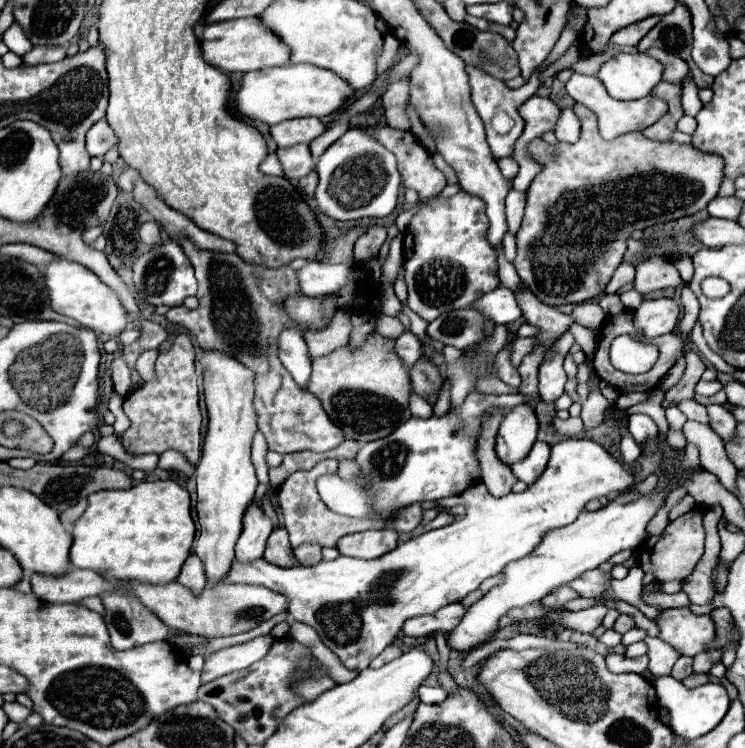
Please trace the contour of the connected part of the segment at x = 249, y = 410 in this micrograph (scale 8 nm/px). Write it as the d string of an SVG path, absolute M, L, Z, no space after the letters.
M205 352L201 358L205 368L205 404L207 404L207 436L203 440L203 456L195 466L197 480L197 522L199 538L193 542L193 554L203 560L207 586L225 582L223 576L235 560L235 544L243 528L243 512L253 502L257 490L255 468L251 462L251 442L257 432L253 410L253 378L255 374L235 358L221 352Z

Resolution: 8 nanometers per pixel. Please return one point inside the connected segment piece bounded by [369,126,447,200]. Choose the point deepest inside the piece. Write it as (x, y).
(417, 171)

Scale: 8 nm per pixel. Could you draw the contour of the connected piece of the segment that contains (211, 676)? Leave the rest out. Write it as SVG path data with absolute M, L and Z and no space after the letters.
M257 636L245 644L237 644L237 646L229 646L223 648L211 656L205 658L205 666L201 670L201 682L211 682L217 680L225 674L231 674L235 670L243 670L247 666L251 666L253 662L261 660L269 648L273 644L273 636Z

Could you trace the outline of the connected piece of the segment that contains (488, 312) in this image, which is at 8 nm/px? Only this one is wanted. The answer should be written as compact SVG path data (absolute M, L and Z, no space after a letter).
M499 286L493 292L487 292L481 300L475 302L475 308L483 316L491 318L495 324L509 324L523 316L515 294L505 286Z

